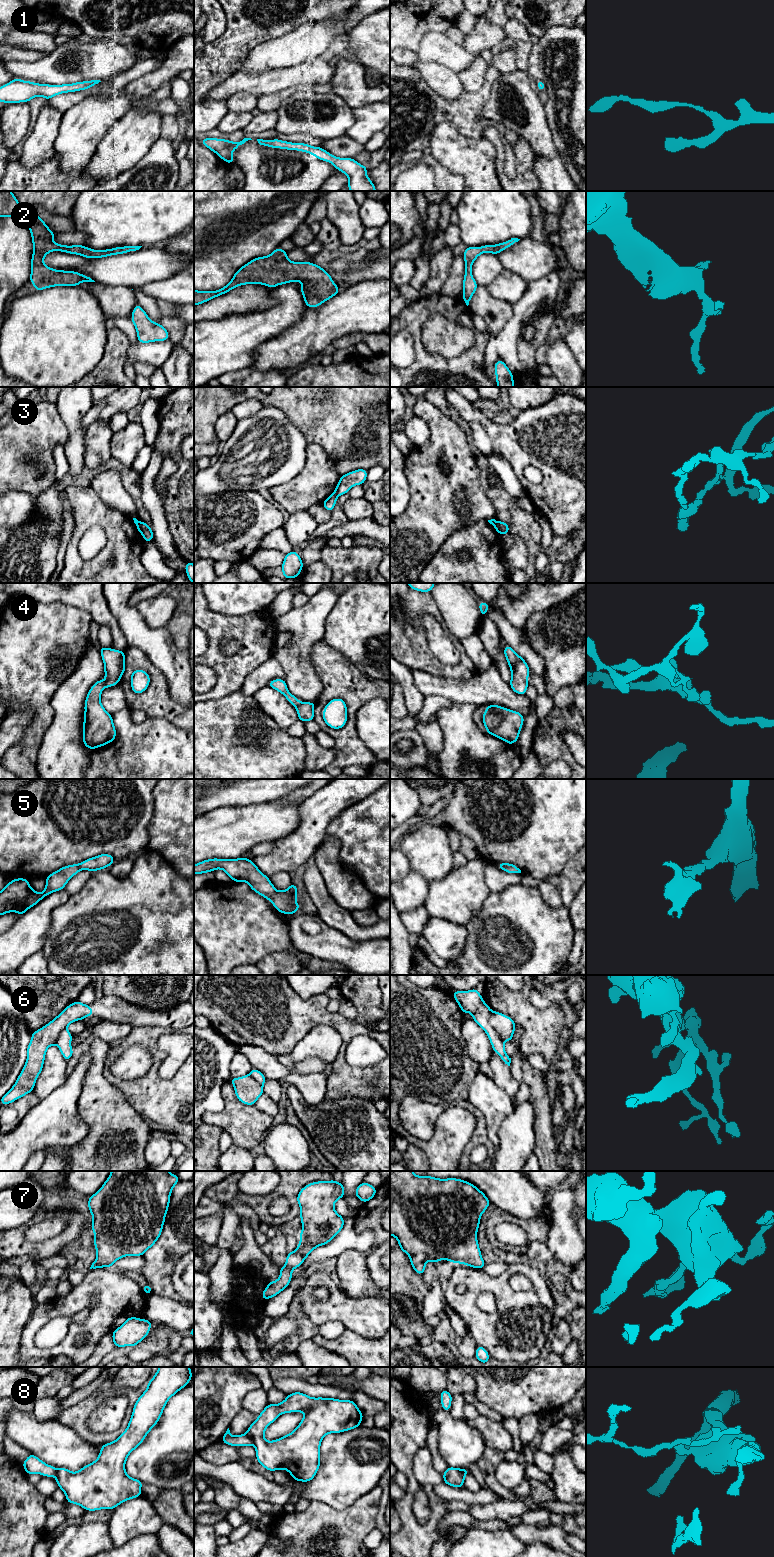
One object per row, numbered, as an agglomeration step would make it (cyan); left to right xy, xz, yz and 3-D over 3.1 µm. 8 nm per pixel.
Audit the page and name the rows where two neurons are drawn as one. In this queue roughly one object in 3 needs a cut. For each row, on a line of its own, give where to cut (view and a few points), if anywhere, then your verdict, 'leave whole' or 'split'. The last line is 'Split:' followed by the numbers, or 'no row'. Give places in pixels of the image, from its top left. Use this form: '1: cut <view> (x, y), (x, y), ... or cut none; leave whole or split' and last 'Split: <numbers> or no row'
1: cut none; leave whole
2: cut none; leave whole
3: cut xz (334, 492), (337, 496); split
4: cut xz (302, 702), (296, 707); split
5: cut none; leave whole
6: cut yz (490, 1010), (489, 1024), (503, 1042); split
7: cut none; leave whole
8: cut xz (245, 1433), (252, 1440), (253, 1444); split
Split: 3, 4, 6, 8

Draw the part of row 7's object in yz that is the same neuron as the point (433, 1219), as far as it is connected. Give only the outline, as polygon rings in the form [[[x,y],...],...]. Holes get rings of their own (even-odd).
[[[390,1171],[390,1235],[398,1240],[399,1248],[410,1257],[411,1266],[419,1275],[425,1272],[427,1261],[435,1264],[448,1260],[483,1269],[486,1263],[481,1256],[477,1231],[481,1215],[489,1205],[486,1195],[470,1182],[457,1178],[417,1176],[413,1171]]]

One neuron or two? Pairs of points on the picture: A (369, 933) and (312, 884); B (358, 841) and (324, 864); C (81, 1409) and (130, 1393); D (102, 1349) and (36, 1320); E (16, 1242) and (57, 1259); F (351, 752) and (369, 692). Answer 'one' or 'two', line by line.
A: one
B: two
C: one
D: two
E: two
F: one

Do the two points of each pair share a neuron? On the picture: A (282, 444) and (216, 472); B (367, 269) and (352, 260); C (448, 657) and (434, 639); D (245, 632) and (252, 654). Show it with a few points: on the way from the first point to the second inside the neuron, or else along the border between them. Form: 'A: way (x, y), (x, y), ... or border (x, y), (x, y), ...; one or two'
A: way (282, 467), (267, 483), (255, 487), (239, 486); one
B: border (373, 257), (354, 265), (345, 273), (338, 275); two
C: way (447, 653), (438, 643); one
D: way (250, 637), (252, 639), (252, 649); one

